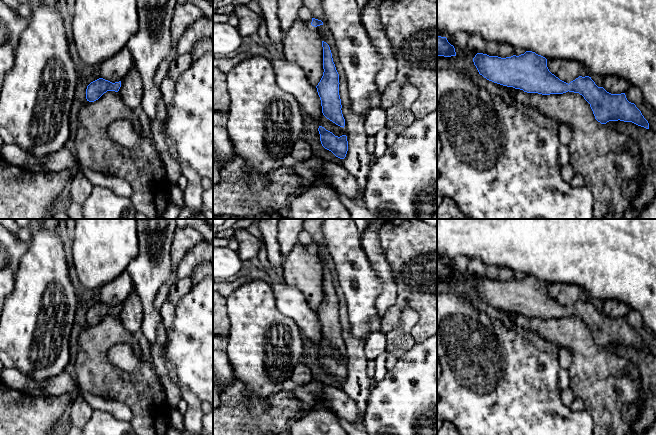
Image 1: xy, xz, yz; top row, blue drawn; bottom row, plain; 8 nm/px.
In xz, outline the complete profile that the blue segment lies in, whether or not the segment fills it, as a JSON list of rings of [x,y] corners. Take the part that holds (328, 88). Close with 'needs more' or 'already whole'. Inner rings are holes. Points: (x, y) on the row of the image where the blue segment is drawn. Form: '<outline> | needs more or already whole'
[[[322,41],[323,47],[323,76],[316,86],[321,100],[323,115],[336,125],[345,126],[342,105],[339,95],[339,74],[333,62],[329,45]]] | already whole

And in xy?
[[[103,78],[91,82],[86,89],[86,99],[89,102],[98,100],[107,91],[118,92],[121,87],[121,81],[112,83]]] | already whole

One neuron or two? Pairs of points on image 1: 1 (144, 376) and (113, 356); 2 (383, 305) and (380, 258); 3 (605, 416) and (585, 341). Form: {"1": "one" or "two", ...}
{"1": "two", "2": "one", "3": "one"}

